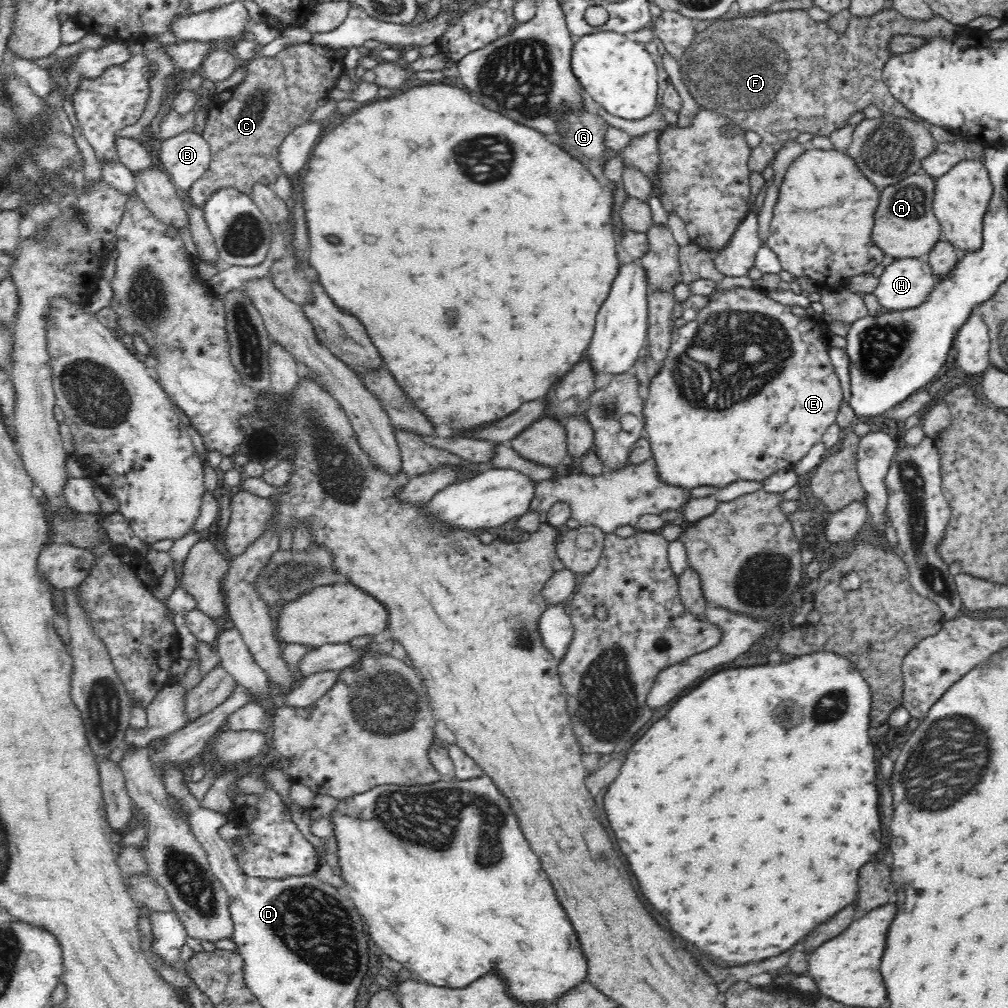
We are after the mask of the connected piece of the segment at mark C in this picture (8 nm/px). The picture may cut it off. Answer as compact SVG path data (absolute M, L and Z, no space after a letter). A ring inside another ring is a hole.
M312 42L290 43L276 56L258 54L254 57L249 58L250 62L246 64L248 74L244 82L220 93L211 100L207 108L208 116L202 134L208 141L211 152L209 168L186 191L192 203L198 205L200 209L203 208L210 193L223 186L234 186L244 193L248 192L254 181L273 186L283 173L278 157L282 142L295 126L302 124L316 110L320 99L328 97L344 70L344 59L336 49Z

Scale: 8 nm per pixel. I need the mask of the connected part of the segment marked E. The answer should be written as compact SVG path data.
M716 286L708 296L706 306L698 310L695 320L687 322L682 328L671 331L671 341L660 368L650 379L648 398L644 400L641 414L643 414L643 429L648 432L648 444L652 460L656 464L656 476L660 482L668 486L678 486L689 490L697 486L711 486L721 489L732 482L745 480L746 482L760 482L780 469L792 468L817 443L822 441L822 435L836 420L842 400L840 381L830 361L831 351L828 344L829 331L827 324L812 317L798 318L791 312L790 306L774 302L765 292L756 288L742 288L735 286L724 290Z

